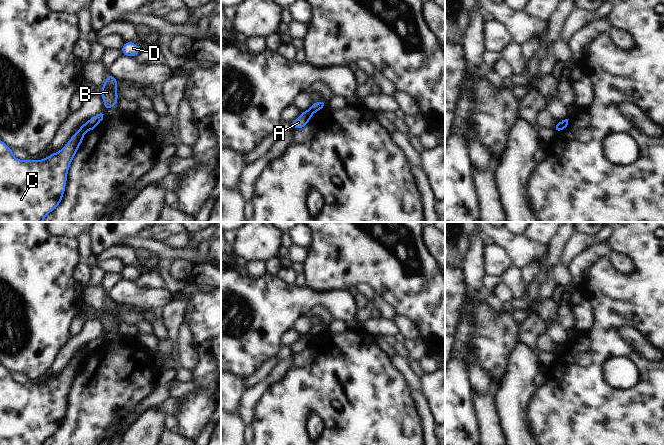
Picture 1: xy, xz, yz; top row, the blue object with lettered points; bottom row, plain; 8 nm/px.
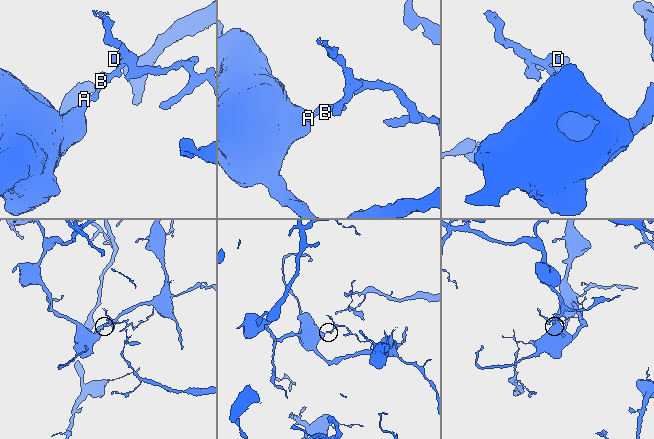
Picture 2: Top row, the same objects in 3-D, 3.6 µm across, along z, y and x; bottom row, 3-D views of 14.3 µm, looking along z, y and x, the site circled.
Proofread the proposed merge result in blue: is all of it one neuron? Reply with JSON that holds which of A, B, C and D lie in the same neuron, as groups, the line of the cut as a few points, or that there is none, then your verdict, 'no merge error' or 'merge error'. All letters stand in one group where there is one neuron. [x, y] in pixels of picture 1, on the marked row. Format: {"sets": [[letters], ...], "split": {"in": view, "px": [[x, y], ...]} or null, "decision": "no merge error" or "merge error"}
{"sets": [["A", "C"], ["B", "D"]], "split": {"in": "xy", "px": [[86, 122], [87, 131]]}, "decision": "merge error"}

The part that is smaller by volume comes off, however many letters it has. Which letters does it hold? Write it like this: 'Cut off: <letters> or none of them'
Cut off: B, D

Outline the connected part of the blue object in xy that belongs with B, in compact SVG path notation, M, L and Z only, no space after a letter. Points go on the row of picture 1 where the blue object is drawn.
M109 73L105 82L102 85L101 97L104 102L104 109L107 111L117 105L118 91L116 85L119 81Z

